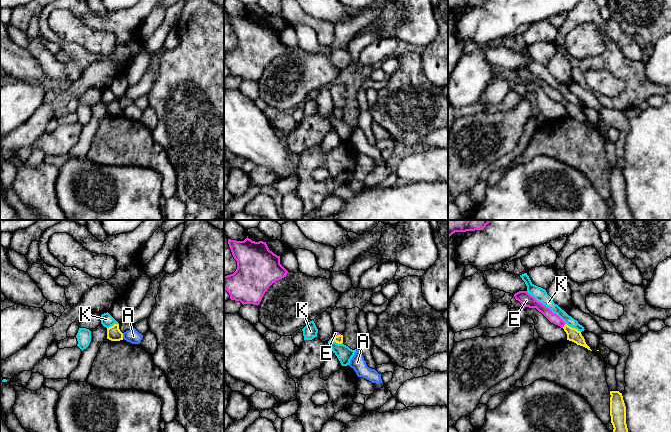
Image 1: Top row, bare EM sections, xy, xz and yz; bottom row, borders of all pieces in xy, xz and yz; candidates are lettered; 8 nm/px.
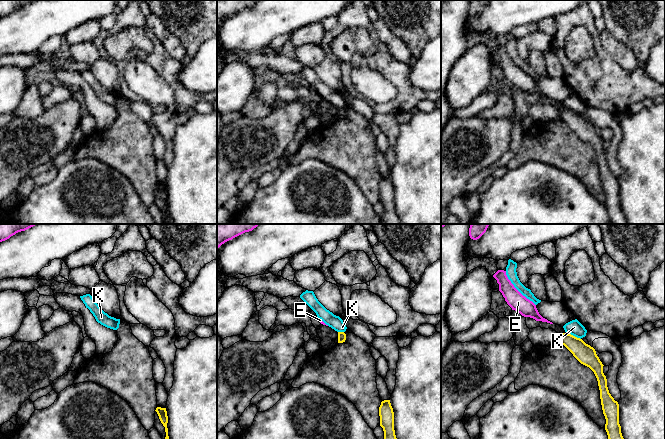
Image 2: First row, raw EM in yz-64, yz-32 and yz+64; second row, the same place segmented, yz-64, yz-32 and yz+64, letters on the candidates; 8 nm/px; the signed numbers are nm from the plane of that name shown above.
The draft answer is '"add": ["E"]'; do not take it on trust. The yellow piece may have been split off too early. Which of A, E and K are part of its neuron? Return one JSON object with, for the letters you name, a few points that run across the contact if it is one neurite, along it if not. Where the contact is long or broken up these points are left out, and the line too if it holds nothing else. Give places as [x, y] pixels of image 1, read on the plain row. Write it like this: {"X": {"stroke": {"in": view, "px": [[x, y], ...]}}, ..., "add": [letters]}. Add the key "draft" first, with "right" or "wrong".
{"draft": "right", "E": {"stroke": {"in": "yz", "px": [[574, 111], [564, 102], [552, 93]]}}, "add": ["E"]}

